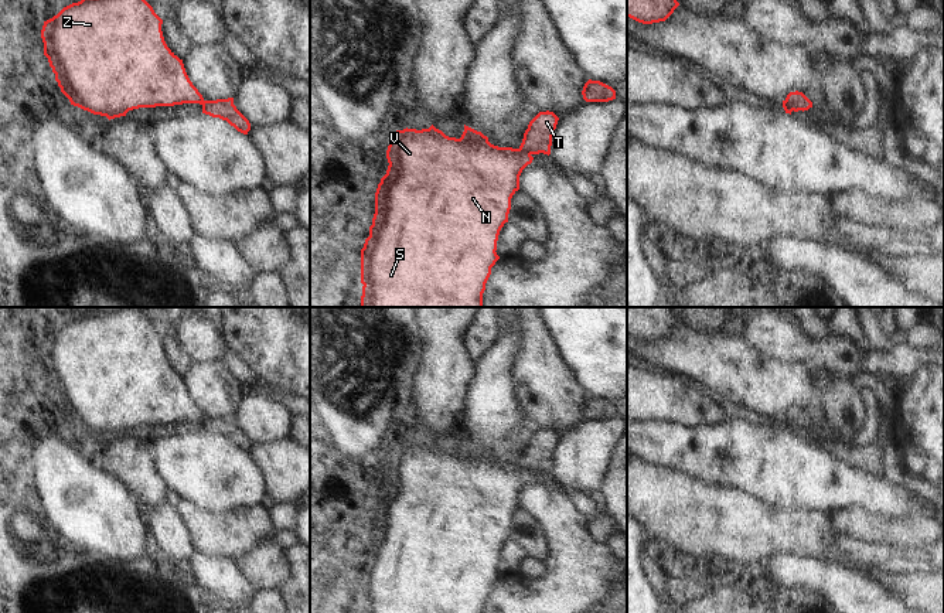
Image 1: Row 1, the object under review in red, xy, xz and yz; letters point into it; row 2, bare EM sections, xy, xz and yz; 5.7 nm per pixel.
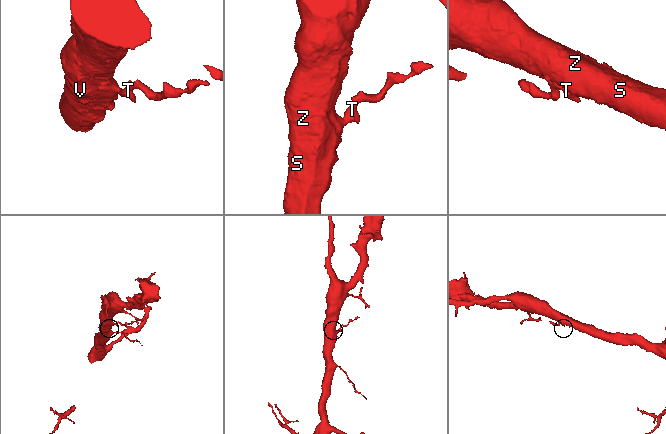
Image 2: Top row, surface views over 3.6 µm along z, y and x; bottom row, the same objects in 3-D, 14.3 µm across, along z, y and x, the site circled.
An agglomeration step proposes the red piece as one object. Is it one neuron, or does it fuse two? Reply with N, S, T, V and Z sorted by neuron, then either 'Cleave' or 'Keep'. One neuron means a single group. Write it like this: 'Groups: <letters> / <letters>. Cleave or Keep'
Groups: N S V Z / T. Cleave

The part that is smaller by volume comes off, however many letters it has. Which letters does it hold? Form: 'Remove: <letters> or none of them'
Remove: T

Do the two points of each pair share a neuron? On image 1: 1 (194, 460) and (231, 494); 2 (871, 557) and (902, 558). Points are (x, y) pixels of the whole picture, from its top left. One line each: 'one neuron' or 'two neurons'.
1: one neuron
2: one neuron

